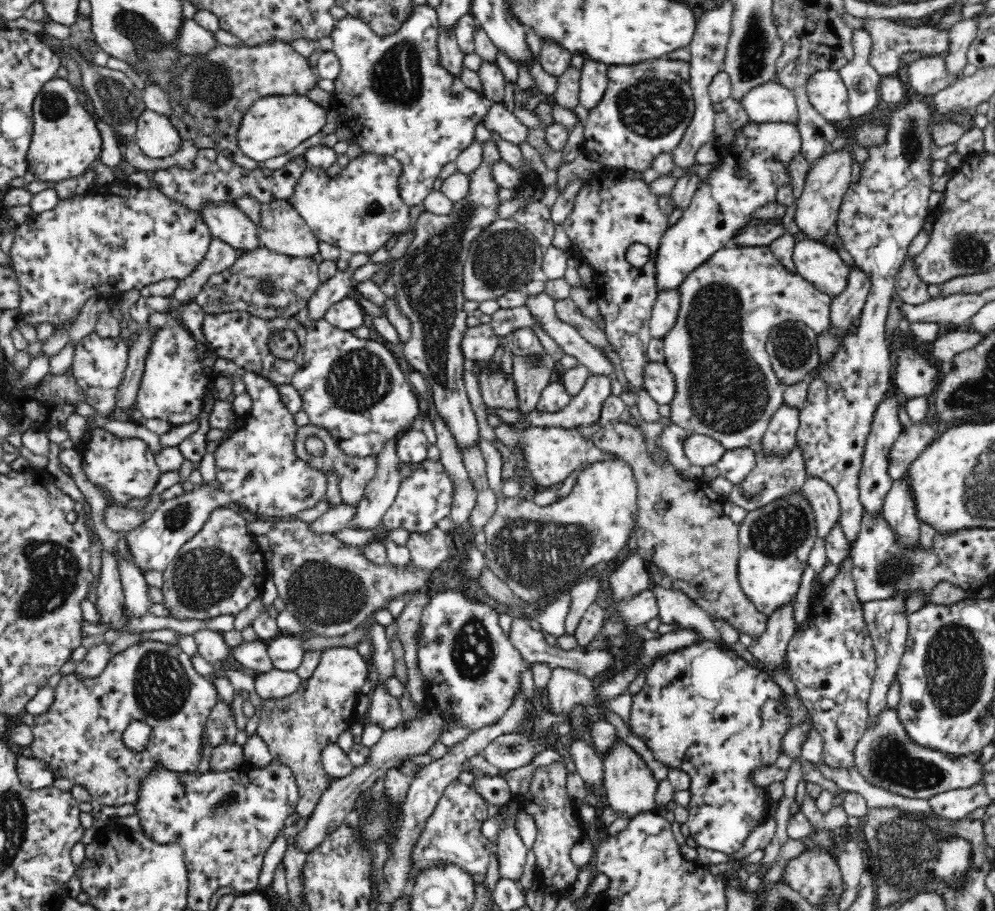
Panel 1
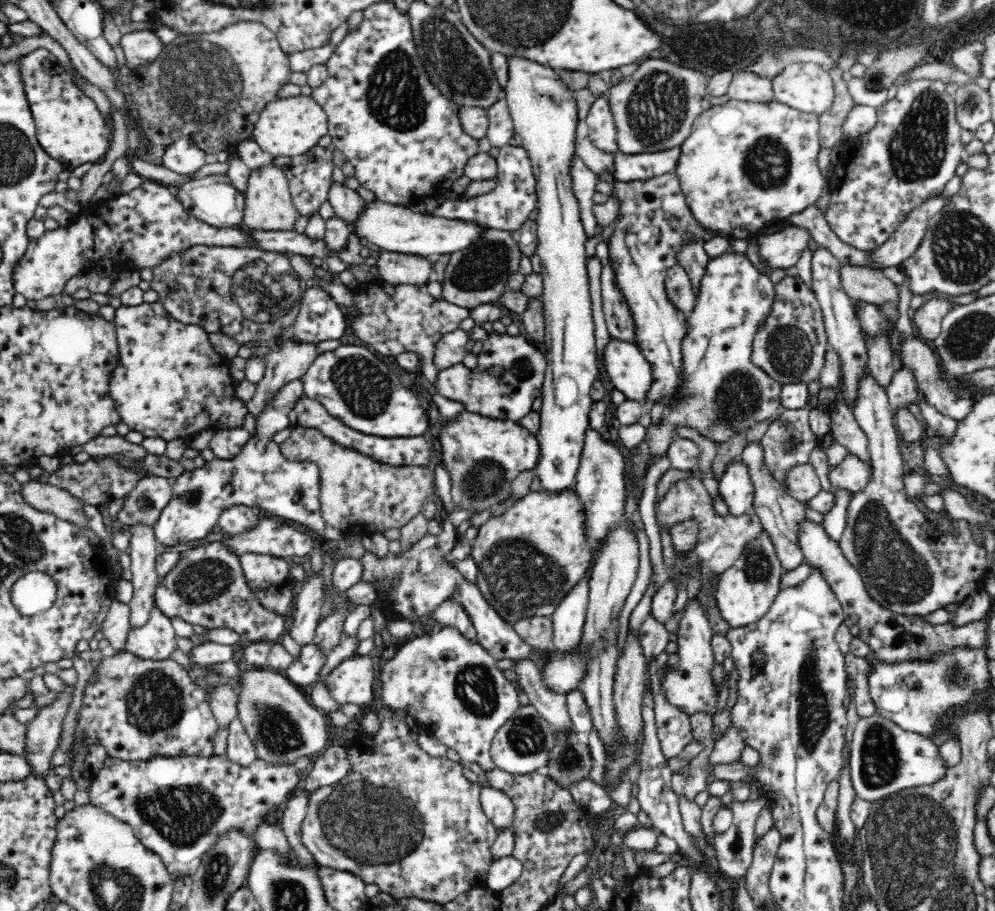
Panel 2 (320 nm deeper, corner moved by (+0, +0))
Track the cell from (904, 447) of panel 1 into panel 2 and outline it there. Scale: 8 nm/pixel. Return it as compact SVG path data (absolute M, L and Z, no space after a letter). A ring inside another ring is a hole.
M849 454L838 466L830 467L828 481L830 492L836 493L842 490L847 492L862 492L868 485L871 468L855 455Z

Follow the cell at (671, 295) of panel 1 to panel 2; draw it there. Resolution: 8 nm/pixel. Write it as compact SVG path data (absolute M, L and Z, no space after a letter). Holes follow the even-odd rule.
M679 262L667 270L665 287L670 302L686 314L691 312L696 304L696 297L691 286L690 277Z

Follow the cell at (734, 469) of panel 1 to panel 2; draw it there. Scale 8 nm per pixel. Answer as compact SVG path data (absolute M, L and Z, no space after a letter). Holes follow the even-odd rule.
M736 461L728 472L719 479L720 497L727 506L728 514L742 516L752 512L755 489L750 479L749 469Z

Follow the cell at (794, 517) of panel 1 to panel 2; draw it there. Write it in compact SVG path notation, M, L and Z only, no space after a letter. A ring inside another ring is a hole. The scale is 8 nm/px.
M764 531L754 539L754 542L750 542L750 546L746 546L742 556L732 567L726 568L716 582L714 600L722 619L726 621L726 625L730 625L728 629L752 624L768 612L780 592L780 578L783 571L772 545L772 539Z

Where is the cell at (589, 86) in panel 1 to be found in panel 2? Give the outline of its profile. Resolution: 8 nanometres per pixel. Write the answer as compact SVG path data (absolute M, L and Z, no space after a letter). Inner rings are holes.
M606 95L596 98L584 120L591 143L602 152L614 156L618 151L617 128Z

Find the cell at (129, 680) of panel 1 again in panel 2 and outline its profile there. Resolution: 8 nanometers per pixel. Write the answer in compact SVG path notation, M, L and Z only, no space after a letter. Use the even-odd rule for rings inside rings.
M124 650L117 655L106 652L97 669L98 682L86 687L77 724L77 736L83 734L90 746L99 742L110 756L130 761L148 760L154 756L214 755L212 740L218 723L212 712L210 693L192 682L186 668L170 657L164 660L142 659L130 650Z

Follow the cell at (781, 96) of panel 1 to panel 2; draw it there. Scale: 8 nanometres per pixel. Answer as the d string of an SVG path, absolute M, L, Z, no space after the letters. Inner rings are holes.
M744 70L733 74L726 96L744 102L770 102L774 99L772 89L770 79Z

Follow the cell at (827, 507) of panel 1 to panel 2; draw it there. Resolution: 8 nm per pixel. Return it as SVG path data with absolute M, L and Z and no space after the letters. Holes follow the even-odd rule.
M809 463L790 467L782 483L792 498L807 503L822 491L820 478Z

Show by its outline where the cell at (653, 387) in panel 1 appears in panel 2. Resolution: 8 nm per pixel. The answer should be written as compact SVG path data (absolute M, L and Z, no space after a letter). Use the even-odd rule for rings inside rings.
M610 336L602 350L602 365L611 384L628 399L640 401L650 390L650 363L634 343Z

